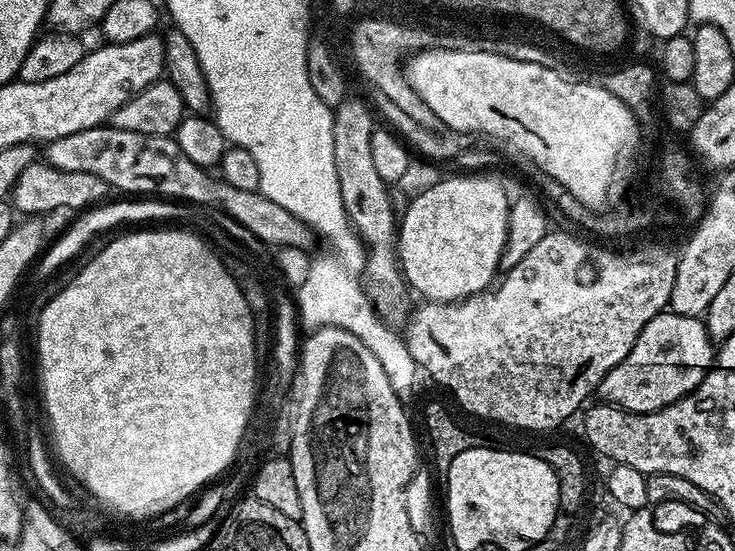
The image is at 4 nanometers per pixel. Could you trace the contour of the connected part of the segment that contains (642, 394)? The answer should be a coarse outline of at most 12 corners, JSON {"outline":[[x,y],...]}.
{"outline":[[665,310],[642,326],[598,396],[657,412],[706,378],[703,319]]}

